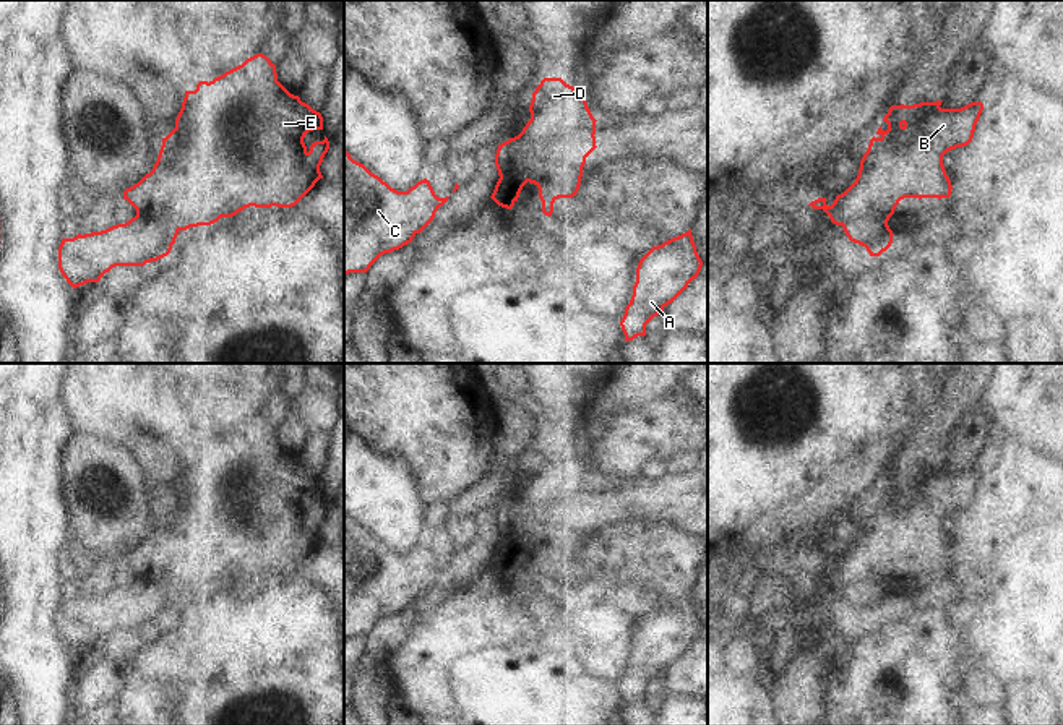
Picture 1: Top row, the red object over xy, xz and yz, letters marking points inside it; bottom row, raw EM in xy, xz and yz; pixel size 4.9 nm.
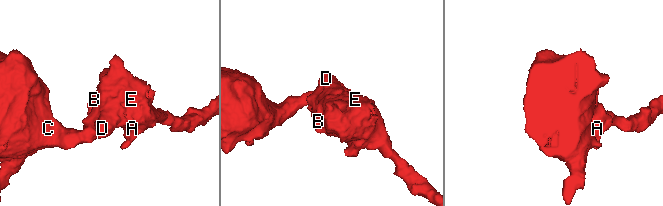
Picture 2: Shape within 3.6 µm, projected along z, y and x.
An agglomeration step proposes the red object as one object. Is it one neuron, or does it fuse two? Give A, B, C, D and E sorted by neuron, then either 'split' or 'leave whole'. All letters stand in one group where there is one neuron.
A B D E / C | split

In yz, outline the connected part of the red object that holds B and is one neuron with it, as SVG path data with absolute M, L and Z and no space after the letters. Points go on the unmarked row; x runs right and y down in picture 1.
M941 465L891 469L883 482L888 487L888 493L884 495L880 490L878 500L870 503L855 545L837 558L831 569L826 568L826 561L818 561L808 569L823 573L833 587L844 589L865 579L888 586L904 561L949 561L953 550L943 529L943 519L972 504L983 467L970 465L961 472L941 472Z

